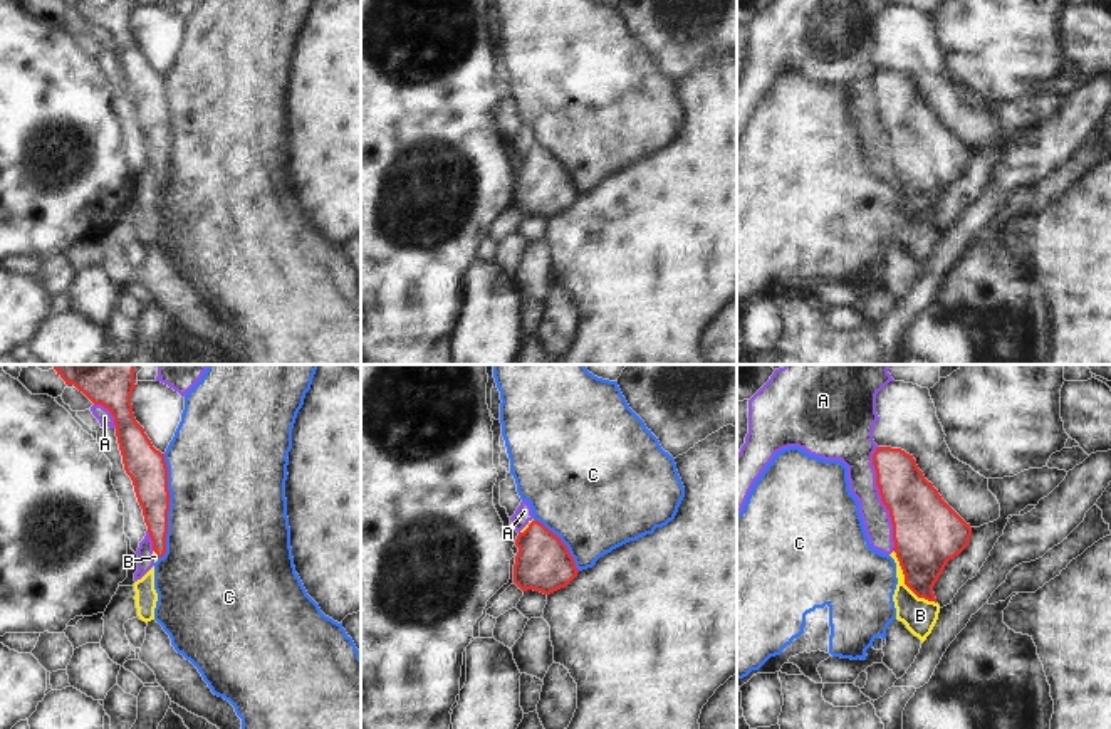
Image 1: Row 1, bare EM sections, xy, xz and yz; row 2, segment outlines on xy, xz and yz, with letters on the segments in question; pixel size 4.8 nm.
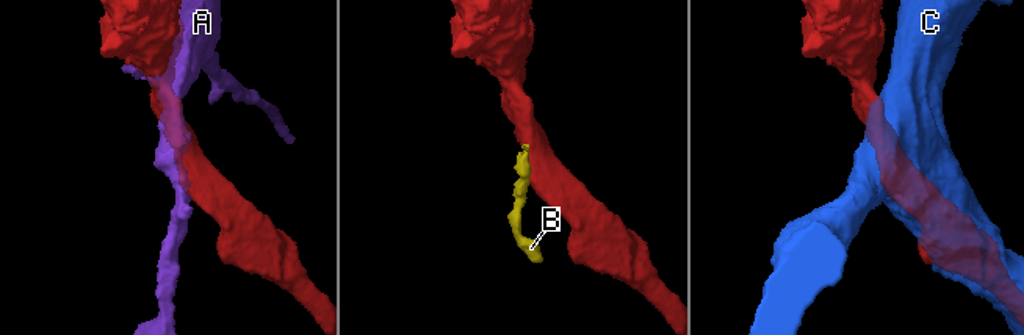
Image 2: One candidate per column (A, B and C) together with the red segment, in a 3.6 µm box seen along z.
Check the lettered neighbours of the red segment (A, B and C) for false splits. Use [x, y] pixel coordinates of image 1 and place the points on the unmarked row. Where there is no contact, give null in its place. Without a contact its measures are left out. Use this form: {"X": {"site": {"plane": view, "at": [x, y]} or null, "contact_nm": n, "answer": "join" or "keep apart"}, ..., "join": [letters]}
{"A": {"site": {"plane": "yz", "at": [881, 123]}, "contact_nm": 500, "answer": "keep apart"}, "B": {"site": {"plane": "yz", "at": [905, 205]}, "contact_nm": 340, "answer": "keep apart"}, "C": {"site": {"plane": "xy", "at": [168, 131]}, "contact_nm": 500, "answer": "keep apart"}, "join": []}

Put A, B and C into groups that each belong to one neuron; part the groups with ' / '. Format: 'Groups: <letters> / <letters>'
Groups: A B / C

